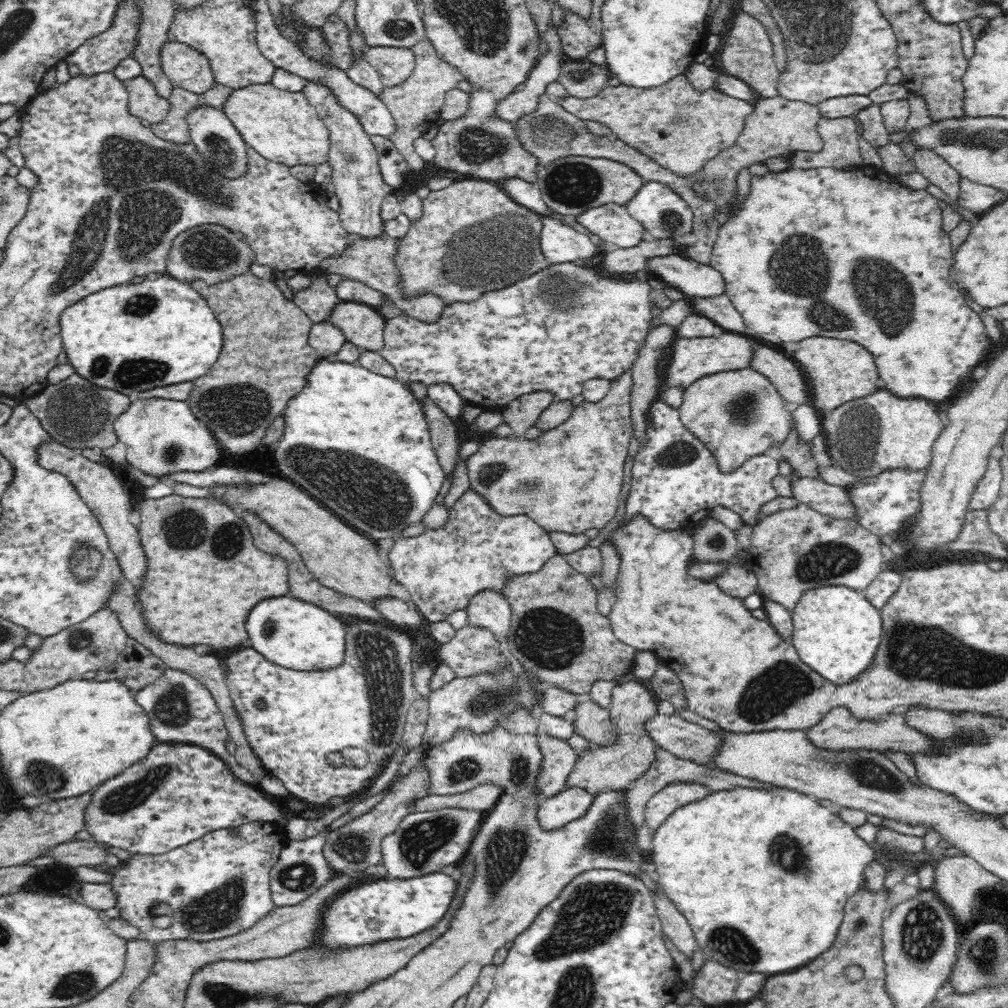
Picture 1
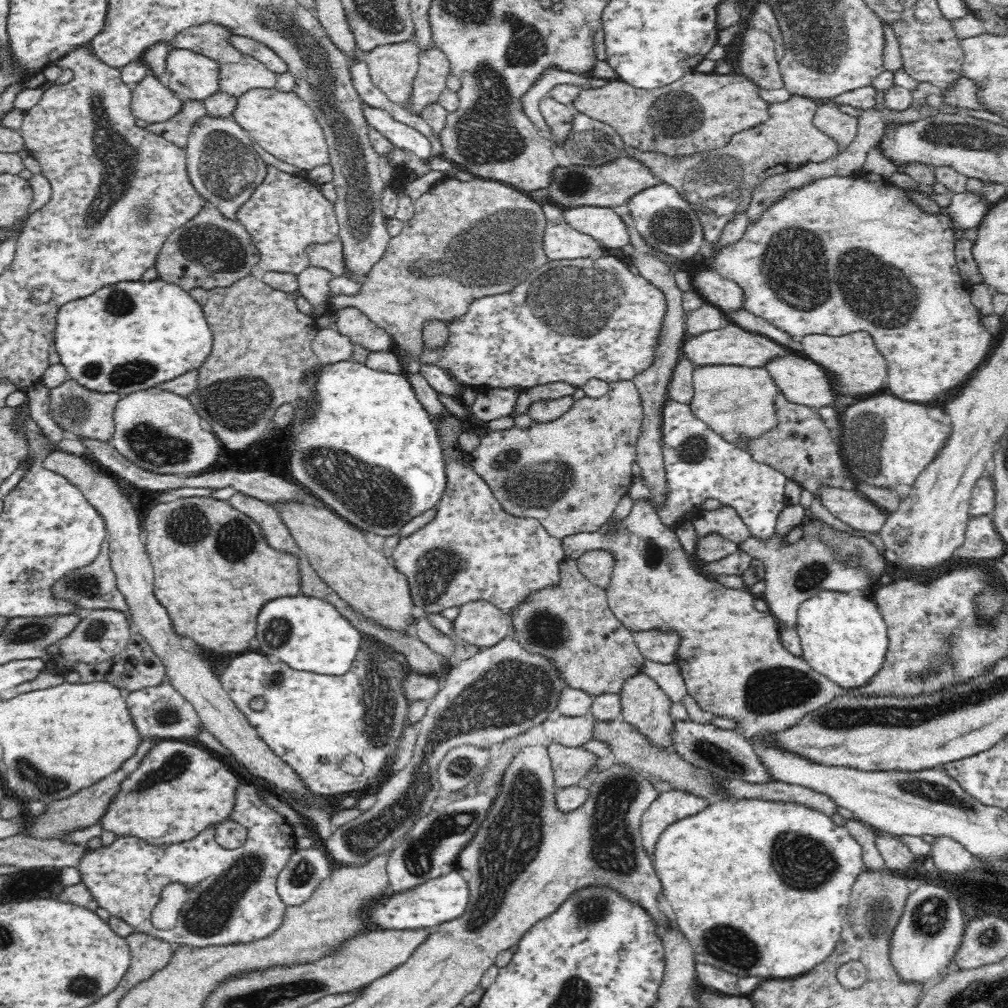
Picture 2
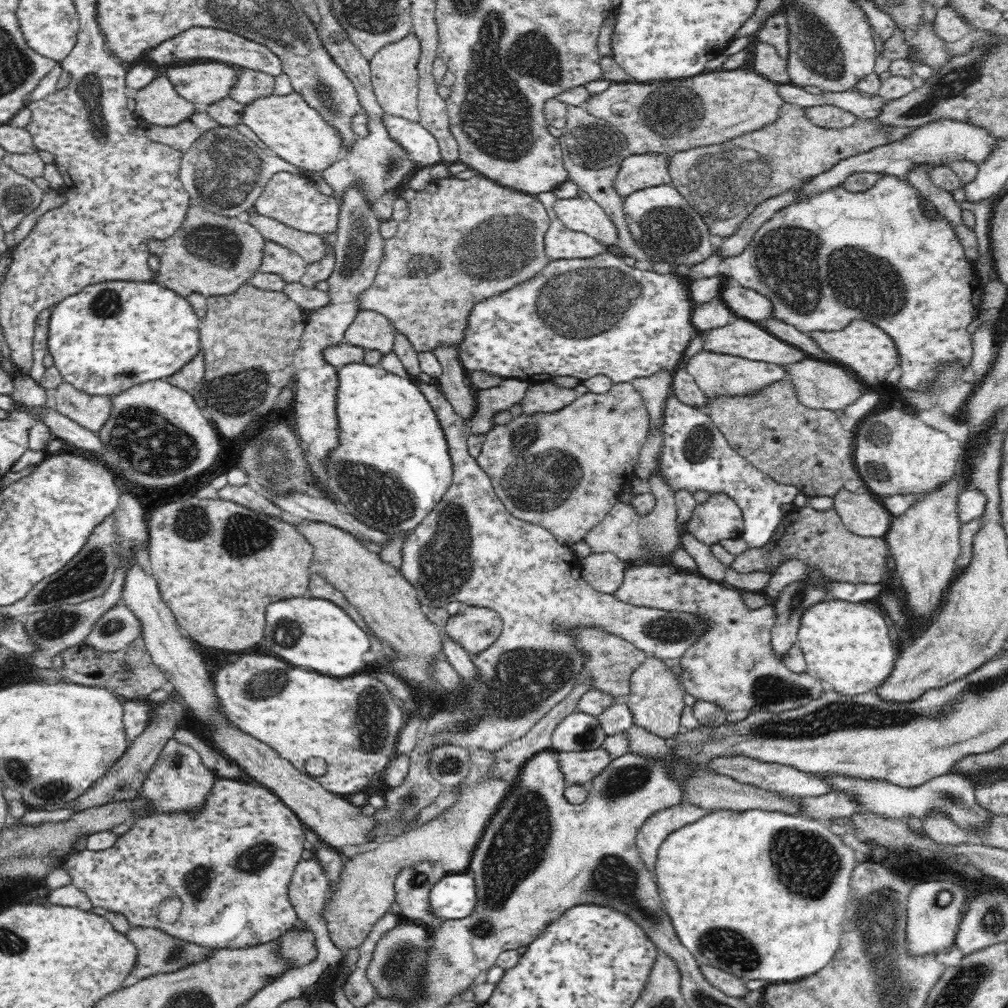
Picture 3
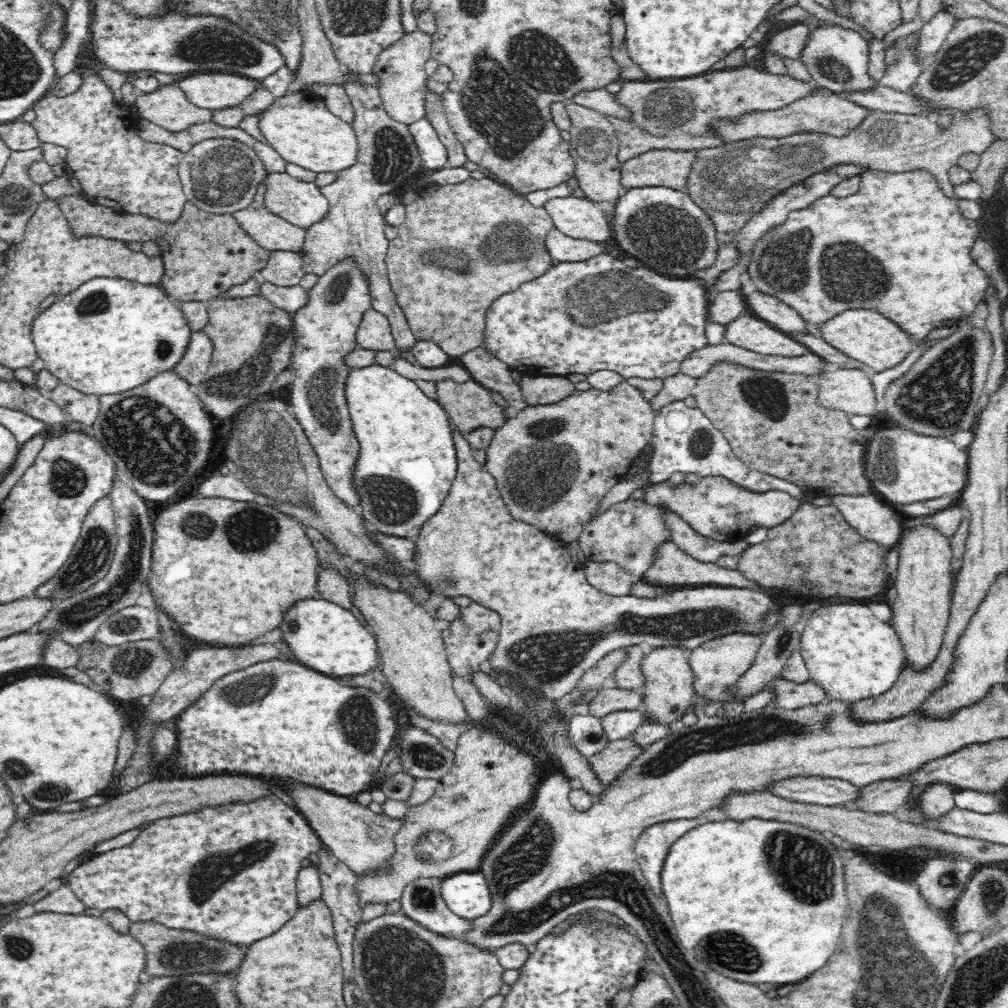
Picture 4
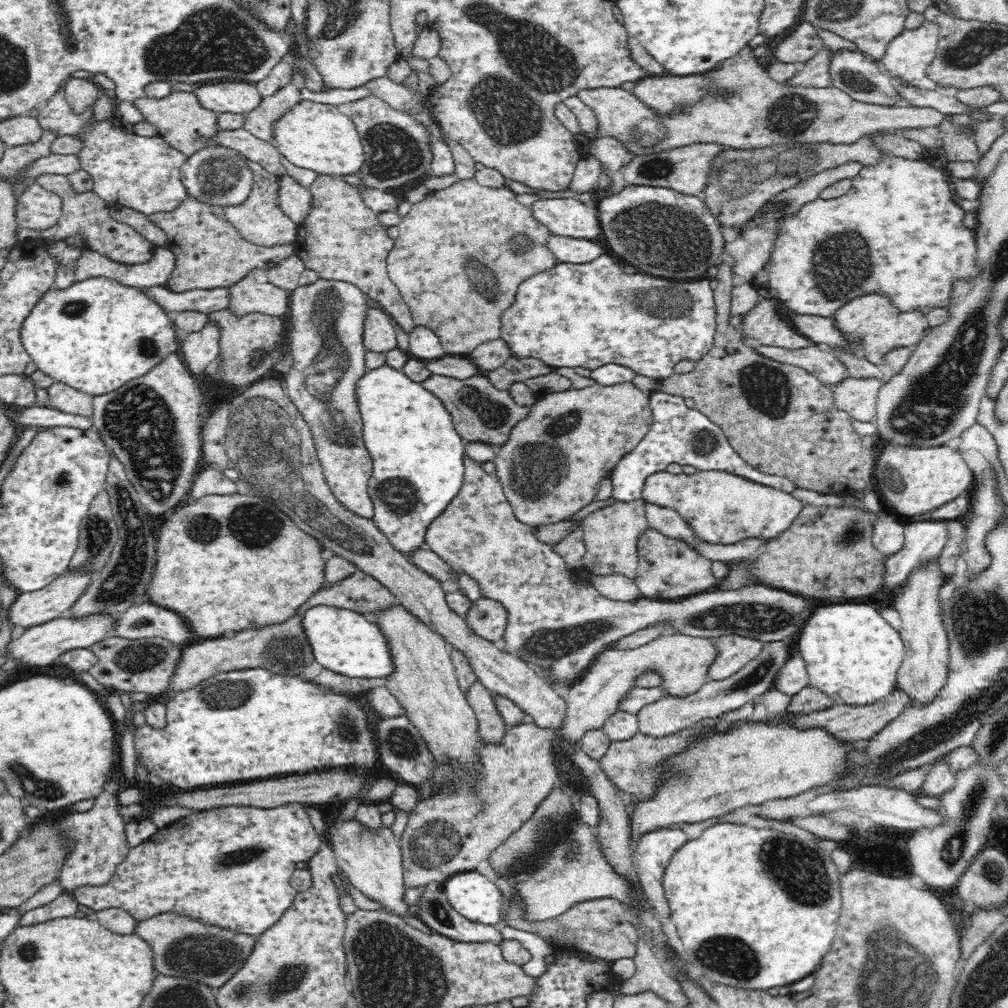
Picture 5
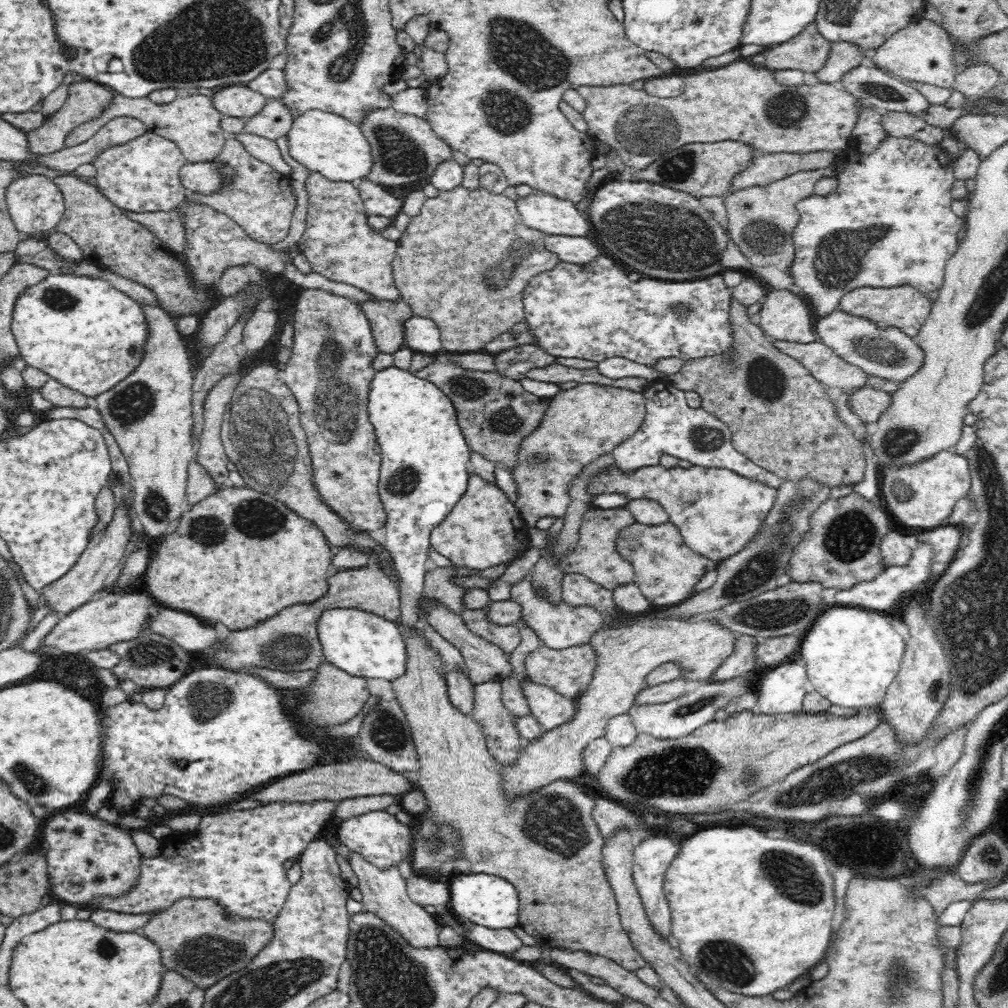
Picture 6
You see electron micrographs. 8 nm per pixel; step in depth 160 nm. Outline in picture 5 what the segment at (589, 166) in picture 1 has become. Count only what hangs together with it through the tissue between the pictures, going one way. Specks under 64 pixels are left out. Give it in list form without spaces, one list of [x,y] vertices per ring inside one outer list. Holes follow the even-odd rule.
[[[696,143],[685,147],[670,148],[635,156],[632,162],[621,168],[624,180],[628,185],[652,185],[653,187],[672,188],[674,191],[695,196],[706,186],[710,176],[710,160],[724,146],[714,143]]]

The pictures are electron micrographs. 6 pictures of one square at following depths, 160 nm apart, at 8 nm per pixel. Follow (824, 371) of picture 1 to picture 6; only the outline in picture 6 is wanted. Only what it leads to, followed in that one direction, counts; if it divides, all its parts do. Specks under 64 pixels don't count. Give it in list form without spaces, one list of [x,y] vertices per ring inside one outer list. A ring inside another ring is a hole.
[[[910,287],[857,288],[842,296],[839,302],[840,311],[872,321],[881,332],[888,332],[890,328],[896,328],[912,339],[918,336],[922,325],[930,316],[932,305],[928,296],[922,296],[920,292]]]

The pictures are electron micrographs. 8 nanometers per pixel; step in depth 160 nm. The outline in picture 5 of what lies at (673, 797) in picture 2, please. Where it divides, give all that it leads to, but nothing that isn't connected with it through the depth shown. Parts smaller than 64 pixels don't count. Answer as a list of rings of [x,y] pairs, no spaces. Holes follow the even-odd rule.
[[[664,827],[645,833],[636,844],[635,863],[643,894],[652,906],[652,909],[664,917],[670,916],[670,907],[664,892],[664,887],[662,886],[663,874],[674,852],[676,852],[686,840],[688,840],[688,834],[686,834],[683,829]]]

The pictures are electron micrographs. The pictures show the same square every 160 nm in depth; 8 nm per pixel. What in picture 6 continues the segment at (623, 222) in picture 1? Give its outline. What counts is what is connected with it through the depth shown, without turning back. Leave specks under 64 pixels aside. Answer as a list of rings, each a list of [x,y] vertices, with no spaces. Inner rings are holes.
[[[536,191],[533,196],[520,198],[515,203],[523,223],[530,228],[544,232],[546,235],[587,237],[590,234],[590,230],[592,230],[588,215],[578,211],[576,204],[570,200],[561,200],[556,196]]]

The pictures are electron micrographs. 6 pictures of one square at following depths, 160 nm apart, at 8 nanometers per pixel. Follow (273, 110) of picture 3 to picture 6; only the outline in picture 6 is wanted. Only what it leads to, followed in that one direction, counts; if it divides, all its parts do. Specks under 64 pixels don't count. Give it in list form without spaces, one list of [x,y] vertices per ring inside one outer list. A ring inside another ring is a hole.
[[[312,109],[294,118],[291,130],[286,134],[289,155],[304,165],[311,172],[319,172],[330,180],[344,180],[352,182],[366,178],[370,168],[372,168],[372,155],[370,155],[370,145],[366,137],[362,135],[358,124],[347,120],[345,117],[338,116],[330,112]]]

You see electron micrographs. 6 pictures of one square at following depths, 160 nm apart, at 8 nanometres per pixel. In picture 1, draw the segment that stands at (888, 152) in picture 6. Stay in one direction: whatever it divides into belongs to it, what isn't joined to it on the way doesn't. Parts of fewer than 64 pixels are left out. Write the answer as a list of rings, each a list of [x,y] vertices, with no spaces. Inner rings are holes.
[[[830,167],[820,168],[786,168],[758,175],[750,174],[750,187],[747,196],[737,204],[732,204],[728,220],[718,230],[718,238],[711,252],[710,266],[720,271],[724,279],[724,292],[728,295],[740,318],[746,325],[745,337],[768,339],[778,343],[800,342],[818,336],[854,341],[864,347],[874,359],[880,378],[886,382],[883,386],[896,396],[902,398],[930,398],[942,400],[948,398],[960,384],[960,380],[970,374],[976,366],[987,361],[991,341],[986,336],[986,327],[980,316],[960,296],[956,288],[950,286],[948,270],[954,258],[954,250],[950,244],[948,233],[942,229],[942,210],[937,199],[926,190],[911,190],[900,186],[897,180],[876,169],[851,170]],[[824,320],[852,320],[852,330],[836,332],[834,328],[844,328]]]

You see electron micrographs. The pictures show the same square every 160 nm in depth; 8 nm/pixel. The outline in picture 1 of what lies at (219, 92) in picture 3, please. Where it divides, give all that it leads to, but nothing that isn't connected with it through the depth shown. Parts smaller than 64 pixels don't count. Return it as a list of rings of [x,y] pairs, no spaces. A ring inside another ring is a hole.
[[[166,40],[159,52],[163,72],[173,86],[201,96],[216,84],[206,56],[191,46]]]

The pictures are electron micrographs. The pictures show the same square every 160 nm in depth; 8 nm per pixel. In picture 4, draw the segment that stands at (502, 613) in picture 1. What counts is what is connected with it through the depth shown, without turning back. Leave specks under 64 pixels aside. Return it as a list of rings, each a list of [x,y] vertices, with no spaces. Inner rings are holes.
[[[472,602],[467,608],[461,609],[458,618],[454,618],[454,620],[449,623],[442,625],[442,631],[443,641],[452,671],[454,671],[456,675],[470,680],[471,674],[475,671],[480,671],[480,664],[482,664],[484,660],[488,660],[490,654],[494,652],[494,648],[496,648],[496,644],[498,644],[499,632],[501,631],[501,620],[499,615],[490,610],[490,608],[485,608],[480,604]]]

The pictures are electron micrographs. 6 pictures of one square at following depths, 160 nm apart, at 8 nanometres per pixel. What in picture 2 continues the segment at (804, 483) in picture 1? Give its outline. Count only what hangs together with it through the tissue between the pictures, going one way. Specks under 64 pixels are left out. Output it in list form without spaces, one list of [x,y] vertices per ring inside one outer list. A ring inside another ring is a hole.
[[[822,484],[813,498],[818,498],[824,508],[856,530],[879,534],[887,519],[887,511],[867,497],[860,496],[854,488]]]

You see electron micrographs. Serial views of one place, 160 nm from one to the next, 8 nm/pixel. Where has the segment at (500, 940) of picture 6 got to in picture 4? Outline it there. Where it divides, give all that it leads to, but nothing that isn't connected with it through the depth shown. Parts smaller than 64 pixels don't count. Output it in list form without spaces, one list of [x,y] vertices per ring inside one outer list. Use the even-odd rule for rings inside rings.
[[[416,878],[406,884],[399,898],[404,914],[432,932],[459,938],[470,926],[469,920],[456,916],[444,903],[441,882],[432,878]]]

